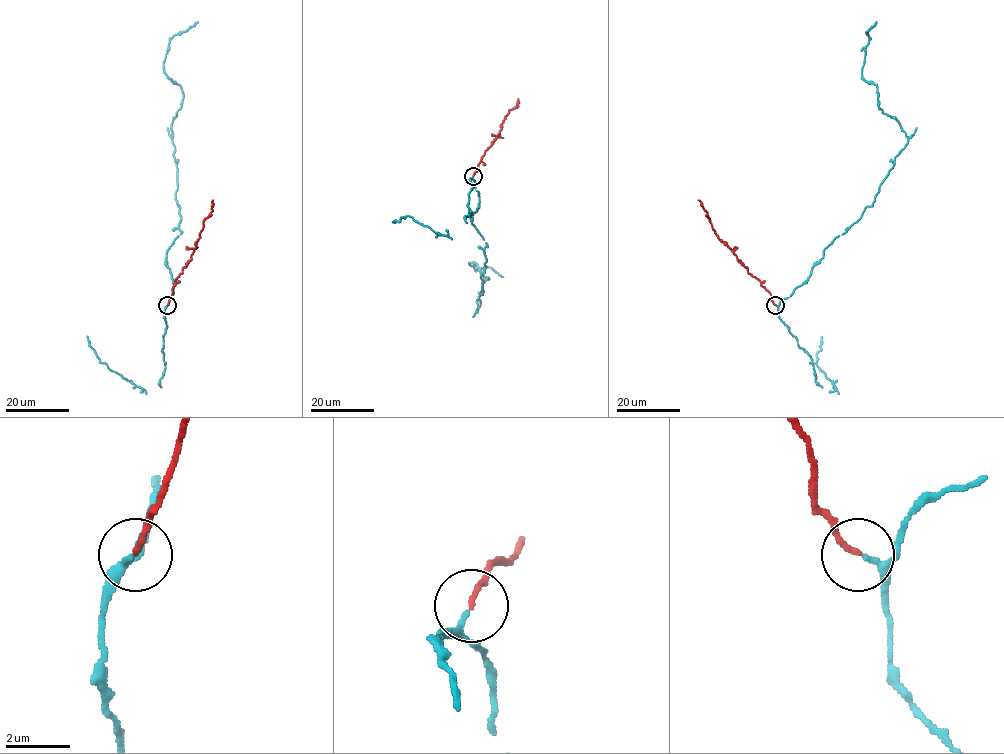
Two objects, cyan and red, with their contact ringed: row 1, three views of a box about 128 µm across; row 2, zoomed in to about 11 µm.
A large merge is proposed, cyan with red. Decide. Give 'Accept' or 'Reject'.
Accept

